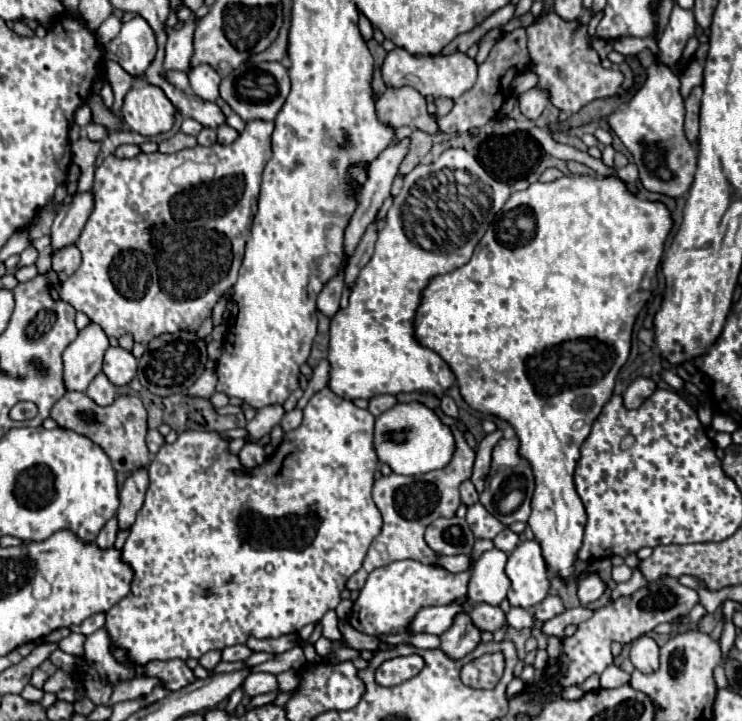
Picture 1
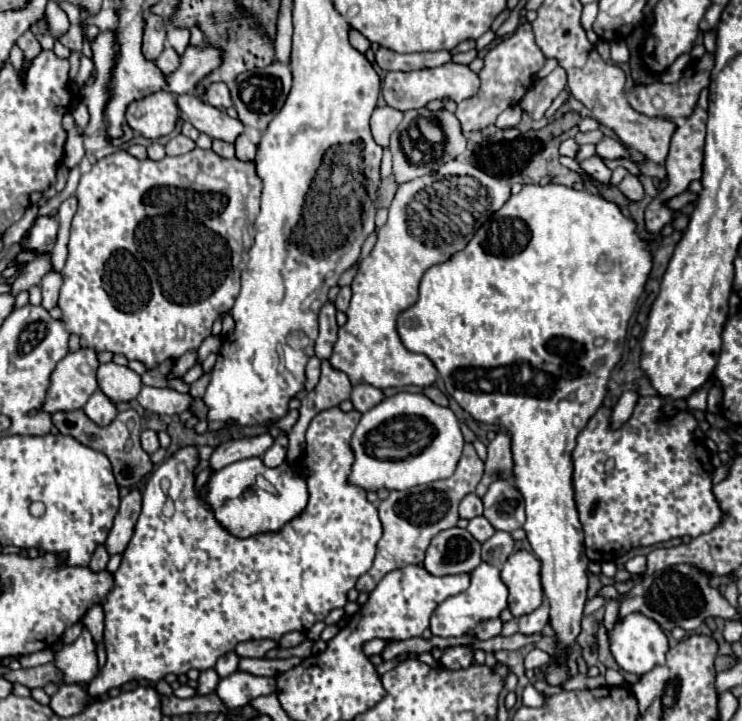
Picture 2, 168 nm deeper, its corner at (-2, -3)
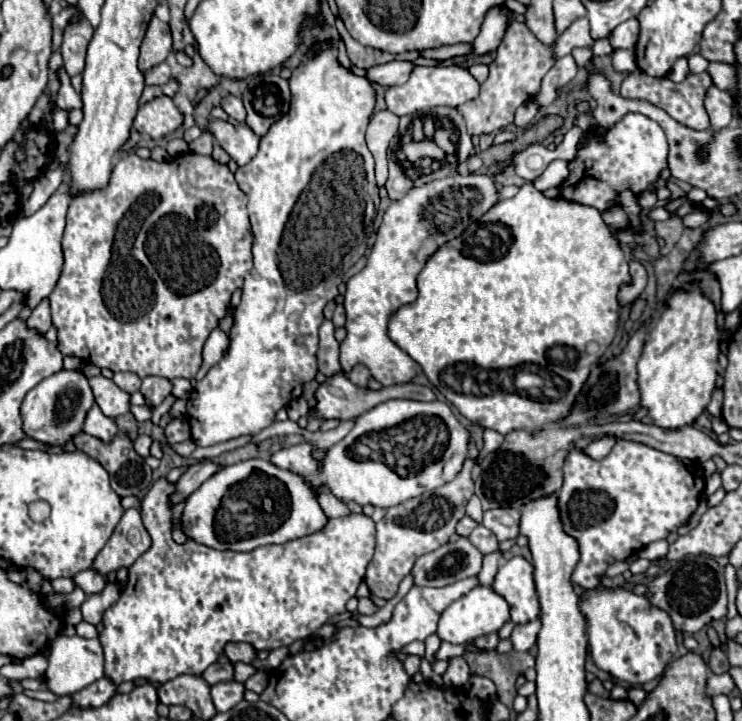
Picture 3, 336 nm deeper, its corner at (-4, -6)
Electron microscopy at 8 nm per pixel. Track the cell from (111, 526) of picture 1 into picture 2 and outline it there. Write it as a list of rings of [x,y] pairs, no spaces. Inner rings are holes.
[[[99,545],[99,547],[95,549],[95,553],[93,553],[93,559],[91,559],[89,567],[91,567],[93,571],[101,571],[101,569],[107,567],[107,561],[109,561],[109,553],[107,553],[105,545]]]

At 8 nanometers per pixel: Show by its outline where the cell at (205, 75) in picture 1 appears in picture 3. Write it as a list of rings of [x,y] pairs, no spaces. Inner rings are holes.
[[[225,96],[225,98],[221,100],[221,108],[223,108],[231,118],[235,118],[237,122],[245,122],[245,108],[243,108],[241,98],[237,98],[237,96]]]

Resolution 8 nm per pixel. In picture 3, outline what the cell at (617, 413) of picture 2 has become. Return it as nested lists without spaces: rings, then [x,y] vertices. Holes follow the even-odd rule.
[[[605,436],[603,440],[591,442],[591,444],[585,448],[585,454],[587,454],[589,458],[593,458],[593,460],[601,460],[601,458],[605,458],[605,456],[611,452],[613,444],[615,444],[615,438],[613,438],[613,436]]]

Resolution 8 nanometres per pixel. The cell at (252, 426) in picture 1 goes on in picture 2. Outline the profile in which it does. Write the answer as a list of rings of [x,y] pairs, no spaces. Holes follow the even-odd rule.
[[[261,433],[261,435],[253,435],[253,437],[243,437],[237,441],[227,441],[221,443],[215,453],[211,455],[211,467],[213,469],[221,469],[233,461],[239,459],[247,459],[247,457],[259,457],[263,455],[269,447],[273,445],[273,437],[269,433]]]

